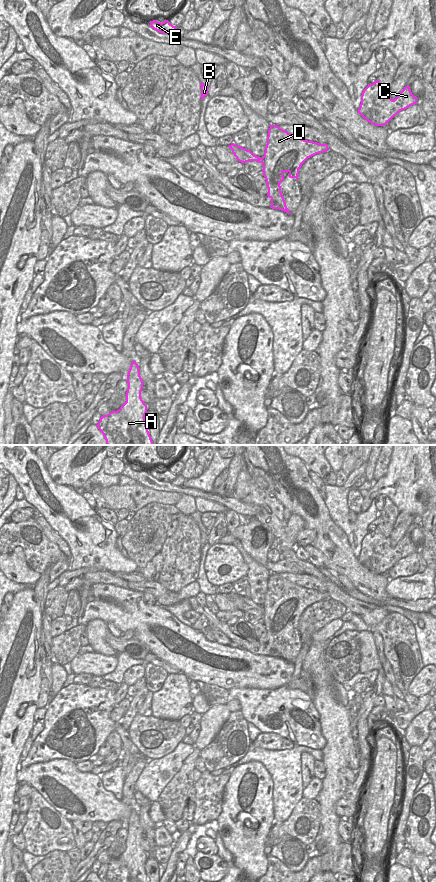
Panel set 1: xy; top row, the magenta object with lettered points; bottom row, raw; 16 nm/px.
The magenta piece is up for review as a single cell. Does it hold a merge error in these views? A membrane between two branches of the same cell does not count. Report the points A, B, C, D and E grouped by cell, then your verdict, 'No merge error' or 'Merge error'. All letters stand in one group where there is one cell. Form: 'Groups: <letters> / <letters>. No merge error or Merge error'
Groups: A C D / B E. Merge error.

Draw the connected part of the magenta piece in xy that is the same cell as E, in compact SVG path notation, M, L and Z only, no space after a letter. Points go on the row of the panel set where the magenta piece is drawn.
M153 20L150 21L149 23L150 23L150 27L158 31L159 33L163 33L163 34L171 34L177 29L177 26L173 26L168 20L165 20L162 23Z

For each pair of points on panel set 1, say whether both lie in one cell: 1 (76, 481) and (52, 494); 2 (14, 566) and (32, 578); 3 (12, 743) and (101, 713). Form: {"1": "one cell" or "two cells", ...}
{"1": "two cells", "2": "one cell", "3": "two cells"}

